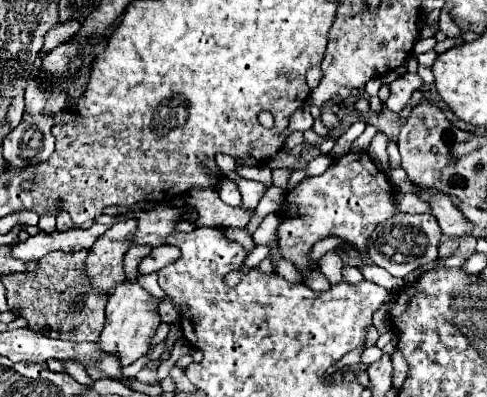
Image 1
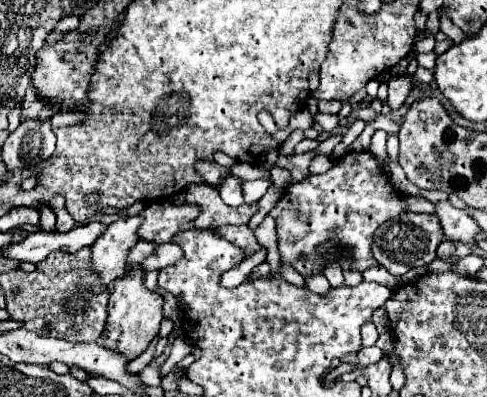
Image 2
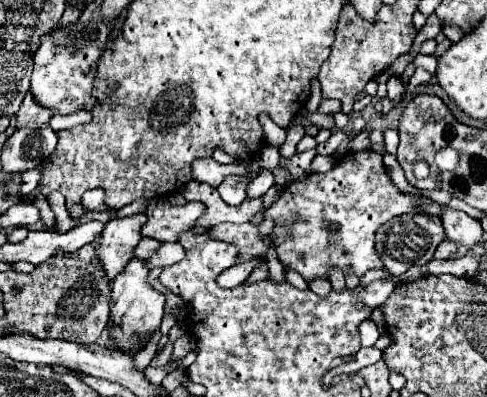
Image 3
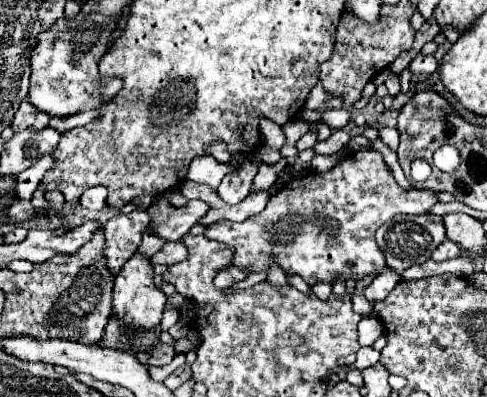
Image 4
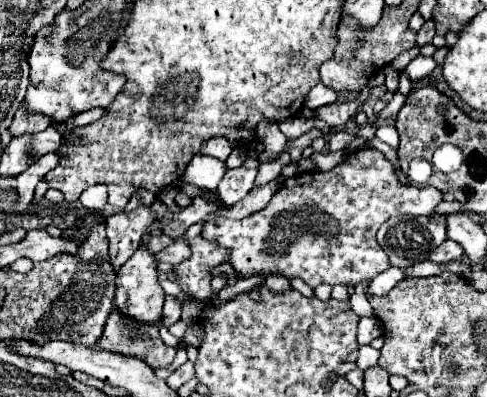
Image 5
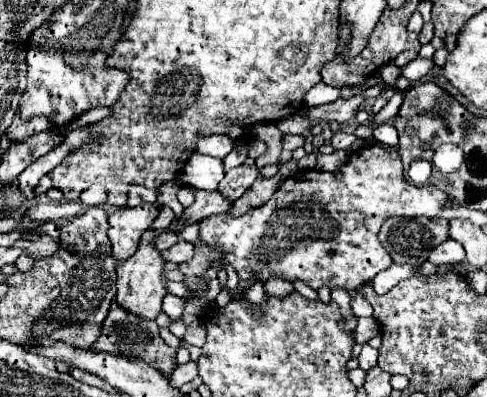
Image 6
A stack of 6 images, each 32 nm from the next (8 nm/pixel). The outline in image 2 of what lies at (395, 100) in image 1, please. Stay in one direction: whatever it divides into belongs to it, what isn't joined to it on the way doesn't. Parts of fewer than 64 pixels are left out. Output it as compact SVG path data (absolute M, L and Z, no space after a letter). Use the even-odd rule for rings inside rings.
M404 74L404 76L398 76L398 78L392 78L390 82L388 82L388 106L392 108L392 110L398 110L404 102L406 102L406 98L408 98L408 94L410 94L410 90L416 86L416 80L414 80L414 76L410 76L410 74Z

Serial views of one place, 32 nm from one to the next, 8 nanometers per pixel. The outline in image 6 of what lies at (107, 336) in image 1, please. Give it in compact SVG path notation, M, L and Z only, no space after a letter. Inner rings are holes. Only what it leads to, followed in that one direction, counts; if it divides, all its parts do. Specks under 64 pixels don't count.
M148 230L142 240L140 240L140 248L134 252L134 256L130 256L124 264L118 266L118 278L116 278L116 302L130 314L136 314L140 318L146 320L156 320L156 316L162 312L162 298L166 296L166 288L164 288L164 260L160 260L160 252L154 250L154 232Z

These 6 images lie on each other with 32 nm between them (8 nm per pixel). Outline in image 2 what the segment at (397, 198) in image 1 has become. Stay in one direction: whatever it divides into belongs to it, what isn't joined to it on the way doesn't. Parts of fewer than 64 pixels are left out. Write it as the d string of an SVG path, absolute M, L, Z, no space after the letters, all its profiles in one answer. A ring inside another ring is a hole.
M404 196L406 212L434 212L434 204L420 196Z

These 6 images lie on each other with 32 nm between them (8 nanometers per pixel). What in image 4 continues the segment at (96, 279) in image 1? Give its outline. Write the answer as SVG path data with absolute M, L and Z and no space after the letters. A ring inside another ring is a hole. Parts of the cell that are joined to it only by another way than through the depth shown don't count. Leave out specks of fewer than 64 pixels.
M146 210L118 214L104 224L104 238L106 238L104 258L106 258L106 268L110 270L112 276L116 276L124 266L124 262L134 256L146 226L148 226Z

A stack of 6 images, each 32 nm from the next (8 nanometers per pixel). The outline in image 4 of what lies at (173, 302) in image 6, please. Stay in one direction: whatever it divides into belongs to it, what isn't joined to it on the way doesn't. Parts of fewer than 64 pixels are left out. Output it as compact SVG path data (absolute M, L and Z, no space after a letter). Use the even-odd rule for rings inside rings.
M168 306L166 310L164 310L164 318L162 318L162 322L160 322L160 328L166 332L170 326L174 326L176 322L178 322L178 310L174 308L174 306Z

